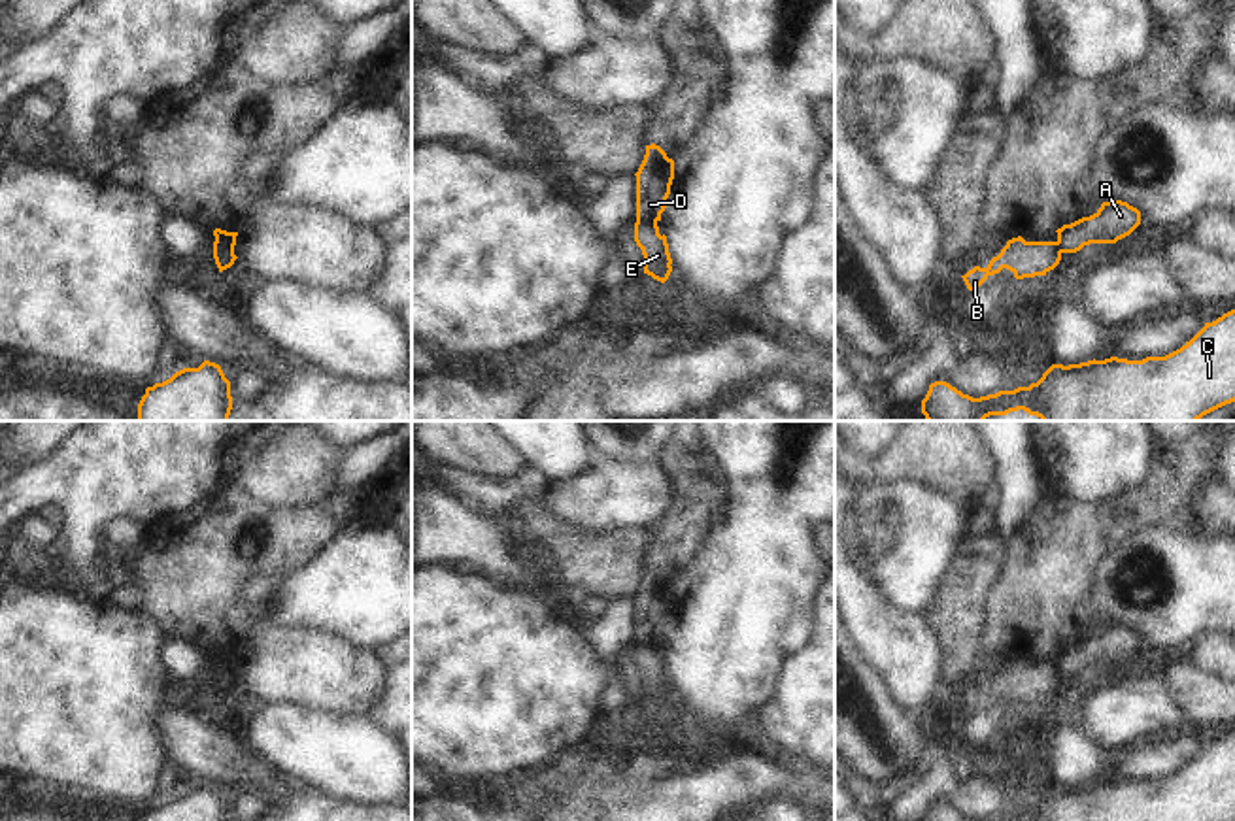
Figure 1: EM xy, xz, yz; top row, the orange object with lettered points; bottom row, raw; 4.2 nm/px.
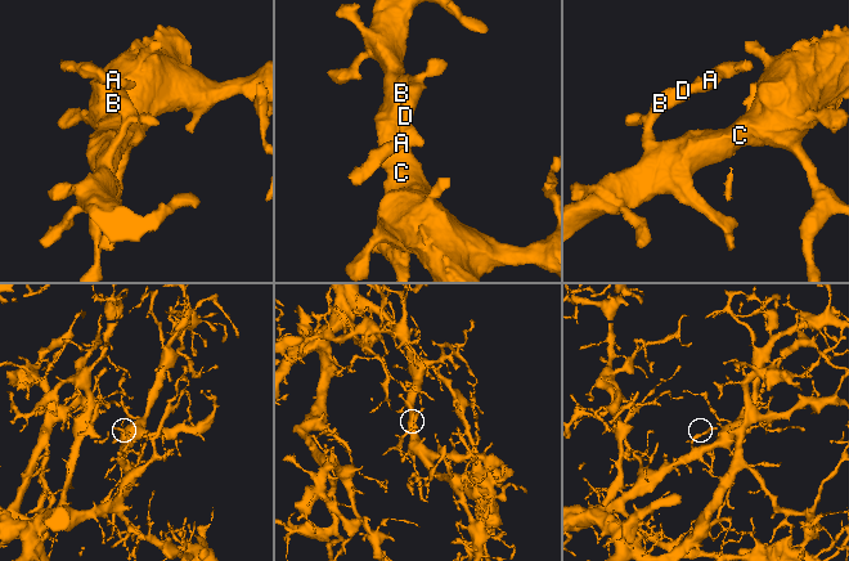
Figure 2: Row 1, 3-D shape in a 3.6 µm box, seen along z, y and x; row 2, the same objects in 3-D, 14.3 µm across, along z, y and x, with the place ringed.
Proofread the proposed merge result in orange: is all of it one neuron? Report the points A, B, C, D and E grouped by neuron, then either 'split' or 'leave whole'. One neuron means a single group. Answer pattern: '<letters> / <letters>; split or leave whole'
A E / B C D; split

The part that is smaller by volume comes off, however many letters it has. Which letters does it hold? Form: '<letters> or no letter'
A, E

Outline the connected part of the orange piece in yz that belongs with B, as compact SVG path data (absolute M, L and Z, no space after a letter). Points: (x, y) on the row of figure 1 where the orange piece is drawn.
M1022 236L1012 238L986 268L974 266L963 277L969 291L976 291L990 276L1003 268L1010 270L1016 279L1046 276L1061 260L1057 242L1025 242Z

